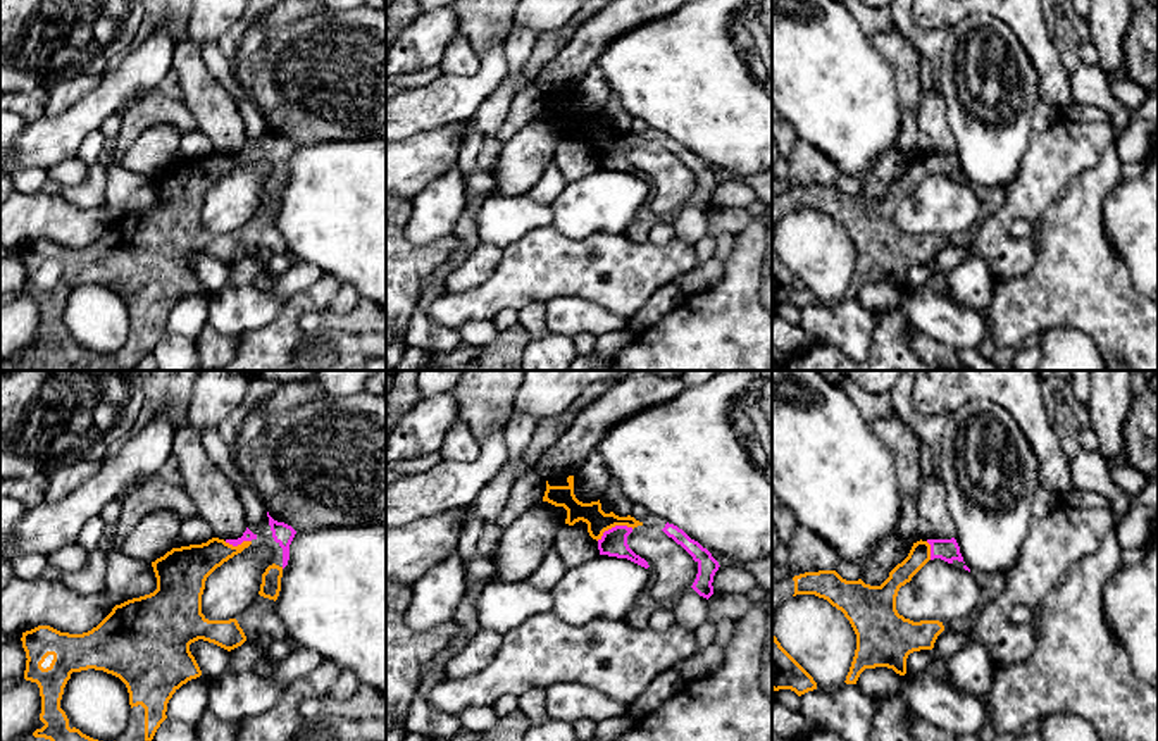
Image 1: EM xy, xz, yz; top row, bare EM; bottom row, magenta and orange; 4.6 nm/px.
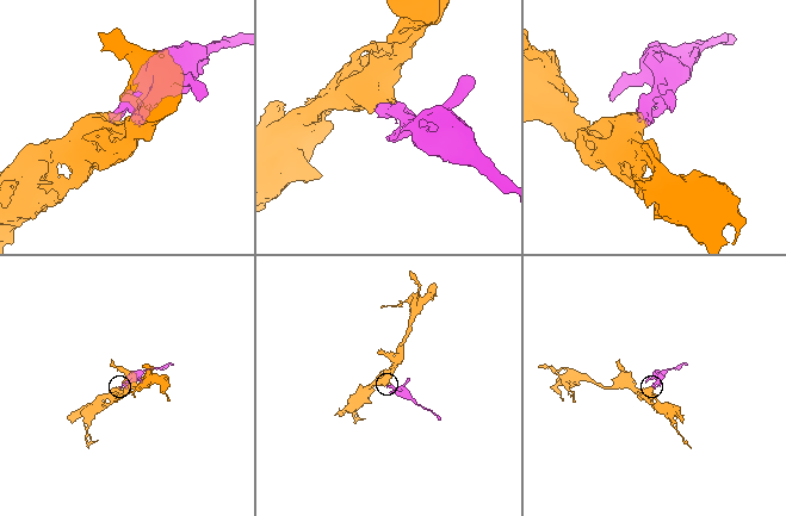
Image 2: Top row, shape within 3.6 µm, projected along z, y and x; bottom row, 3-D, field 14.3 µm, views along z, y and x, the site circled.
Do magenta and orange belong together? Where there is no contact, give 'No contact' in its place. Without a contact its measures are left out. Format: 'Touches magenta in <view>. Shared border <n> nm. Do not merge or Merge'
Touches magenta in xz. Shared border 190 nm. Merge

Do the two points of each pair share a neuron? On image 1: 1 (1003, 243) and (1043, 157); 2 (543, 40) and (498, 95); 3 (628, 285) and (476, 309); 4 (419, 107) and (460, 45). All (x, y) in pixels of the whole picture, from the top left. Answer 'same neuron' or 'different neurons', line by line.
1: same neuron
2: same neuron
3: same neuron
4: different neurons

